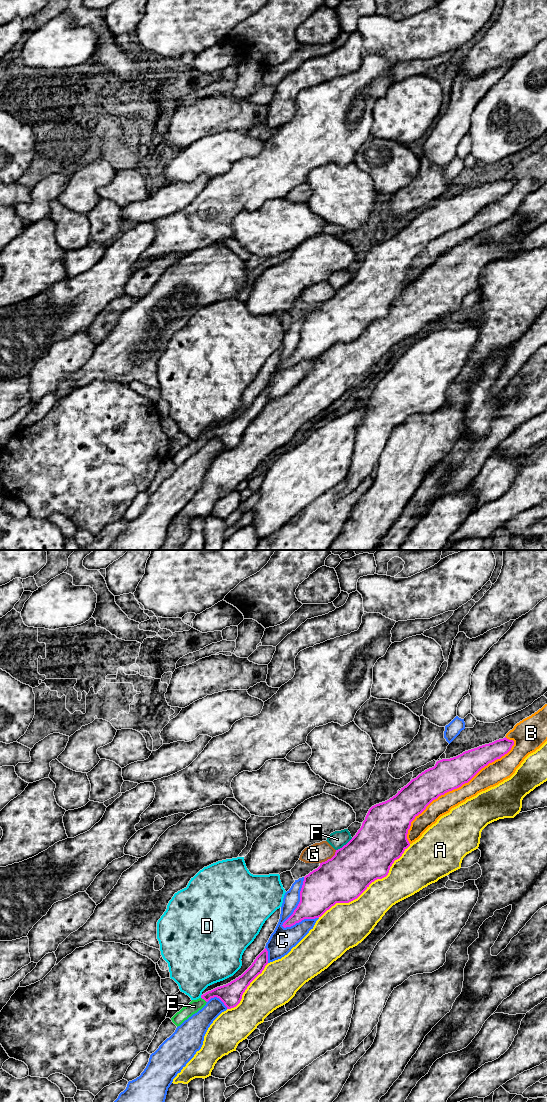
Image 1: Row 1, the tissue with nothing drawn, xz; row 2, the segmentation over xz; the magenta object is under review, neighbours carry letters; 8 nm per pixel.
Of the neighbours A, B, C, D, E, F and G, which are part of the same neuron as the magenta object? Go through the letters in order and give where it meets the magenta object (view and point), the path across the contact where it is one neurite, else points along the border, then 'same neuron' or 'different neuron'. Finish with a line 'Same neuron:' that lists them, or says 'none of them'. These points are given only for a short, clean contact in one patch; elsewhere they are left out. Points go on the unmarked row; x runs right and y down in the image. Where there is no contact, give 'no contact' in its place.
A: meets magenta in xz at (368, 326); different neuron
B: meets magenta in xz at (453, 229); different neuron
C: meets magenta in xz at (299, 343); different neuron
D: meets magenta in xz at (201, 436); different neuron
E: meets magenta in xz at (204, 439); runs through xz (230, 434), (209, 434), (204, 439), (194, 446); same neuron
F: meets magenta in xz at (344, 285); different neuron
G: meets magenta in xz at (329, 299); different neuron
Same neuron: E

